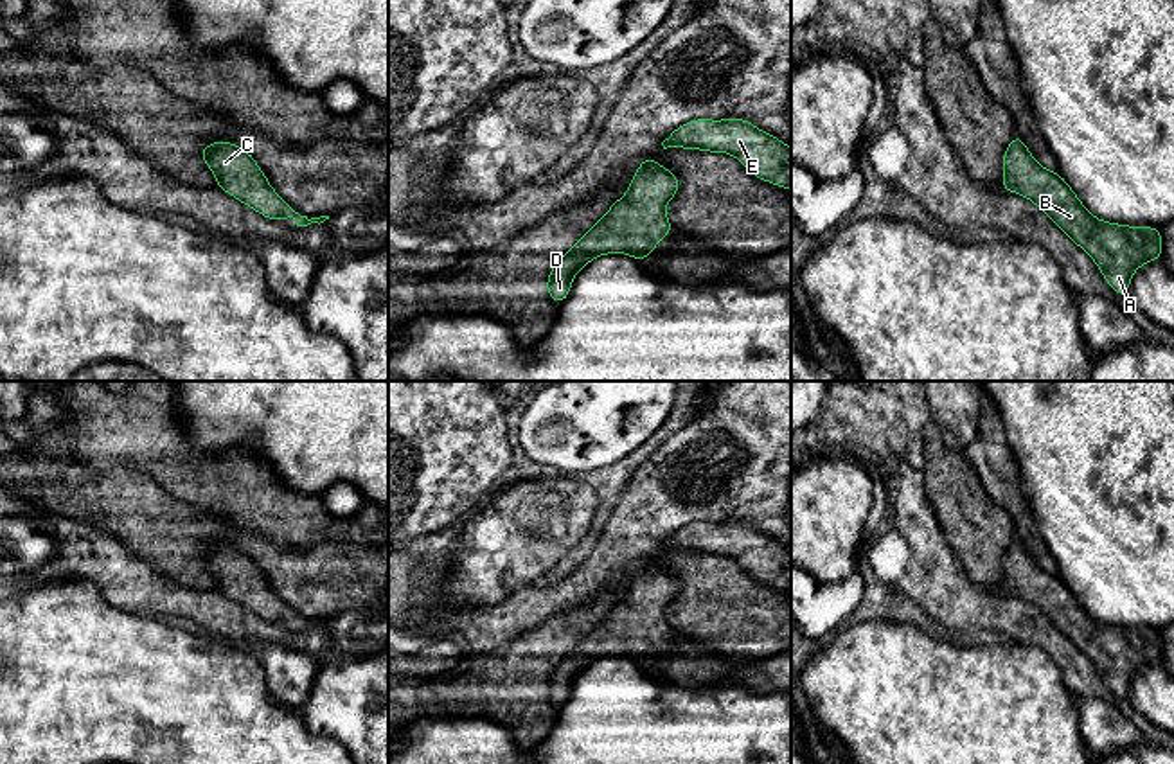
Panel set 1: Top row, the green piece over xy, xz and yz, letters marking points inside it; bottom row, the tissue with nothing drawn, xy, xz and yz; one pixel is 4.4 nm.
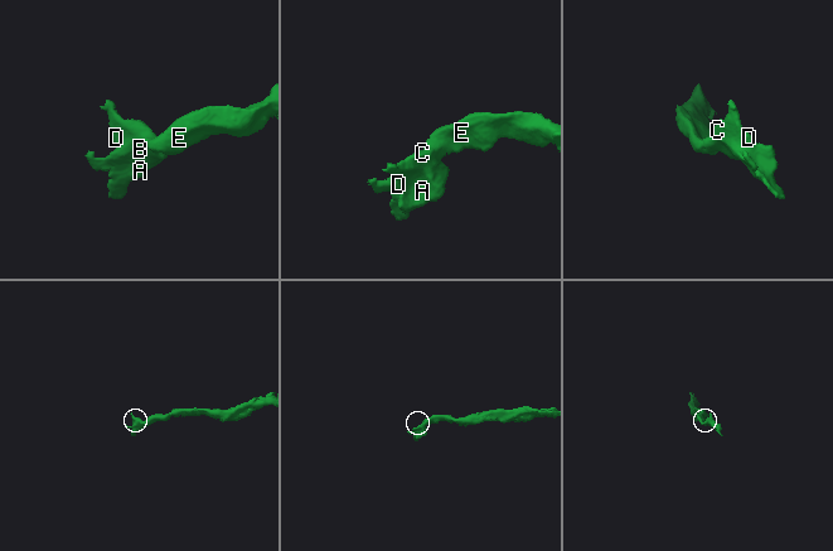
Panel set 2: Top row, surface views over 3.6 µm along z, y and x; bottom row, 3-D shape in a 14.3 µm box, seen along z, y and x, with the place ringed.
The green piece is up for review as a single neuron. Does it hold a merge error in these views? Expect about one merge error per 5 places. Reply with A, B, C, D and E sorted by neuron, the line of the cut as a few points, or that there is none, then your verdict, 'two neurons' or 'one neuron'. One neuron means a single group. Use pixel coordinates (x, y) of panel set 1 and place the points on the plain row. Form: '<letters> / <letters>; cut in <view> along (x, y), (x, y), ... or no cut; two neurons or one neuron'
A B C D E; no cut; one neuron

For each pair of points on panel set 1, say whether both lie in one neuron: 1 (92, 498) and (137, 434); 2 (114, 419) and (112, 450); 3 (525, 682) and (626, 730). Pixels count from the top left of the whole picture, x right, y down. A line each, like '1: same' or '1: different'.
1: different
2: same
3: different

